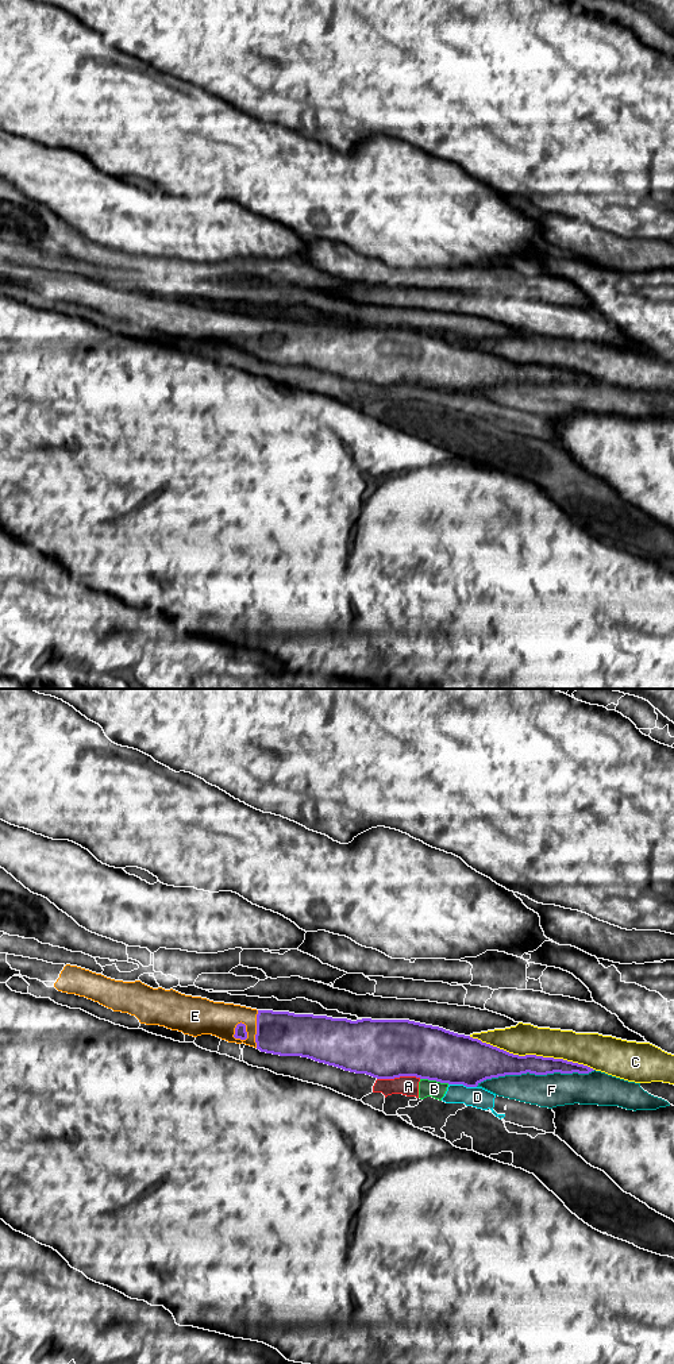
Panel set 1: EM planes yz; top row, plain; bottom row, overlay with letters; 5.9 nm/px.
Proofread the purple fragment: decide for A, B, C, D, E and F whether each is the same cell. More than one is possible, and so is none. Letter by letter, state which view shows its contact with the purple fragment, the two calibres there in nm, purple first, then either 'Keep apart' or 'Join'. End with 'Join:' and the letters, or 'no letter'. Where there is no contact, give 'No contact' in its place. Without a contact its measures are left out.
A: Touches purple in yz. Thickness 360 nm (purple) against 120 nm. Keep apart
B: Touches purple in yz. Thickness 340 nm (purple) against 100 nm. Keep apart
C: Touches purple in yz. Thickness 190 nm (purple) against 190 nm. Keep apart
D: Touches purple in yz. Thickness 320 nm (purple) against 130 nm. Keep apart
E: Touches purple in yz. Thickness 70 nm (purple) against 200 nm. Join
F: Touches purple in yz. Thickness 170 nm (purple) against 200 nm. Keep apart
Join: E

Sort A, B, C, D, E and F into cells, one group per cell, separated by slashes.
A B D / C / E / F

